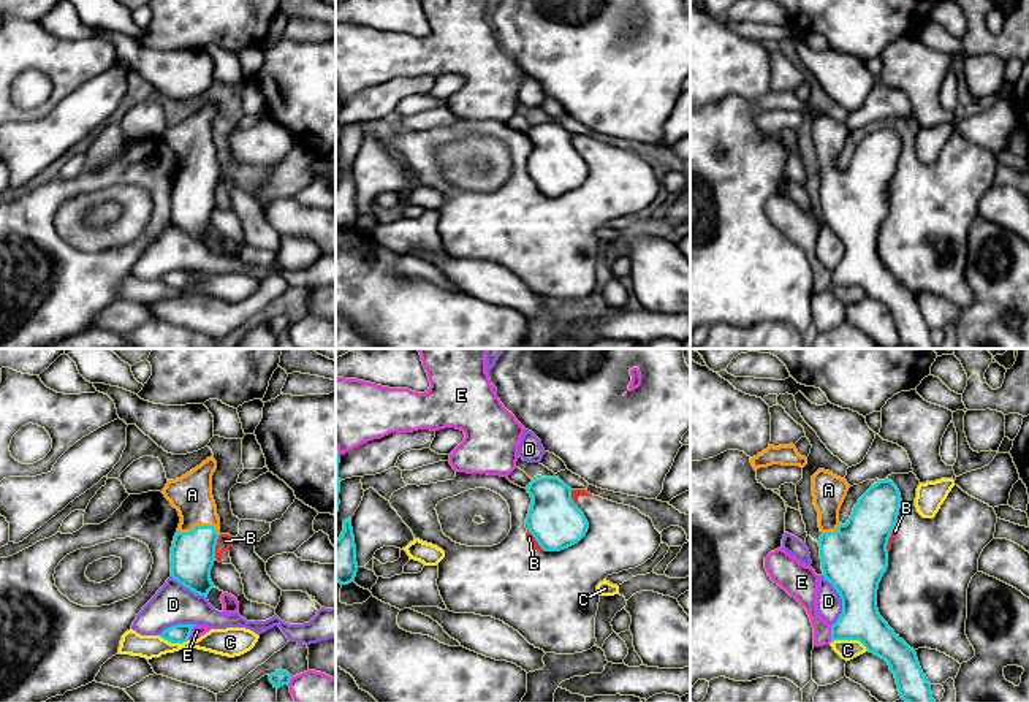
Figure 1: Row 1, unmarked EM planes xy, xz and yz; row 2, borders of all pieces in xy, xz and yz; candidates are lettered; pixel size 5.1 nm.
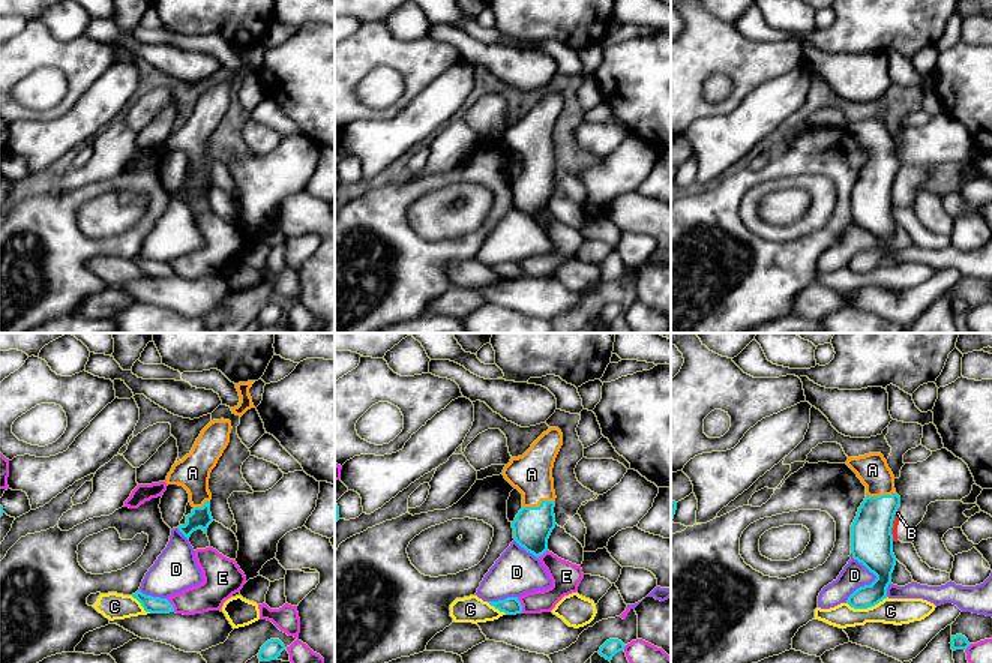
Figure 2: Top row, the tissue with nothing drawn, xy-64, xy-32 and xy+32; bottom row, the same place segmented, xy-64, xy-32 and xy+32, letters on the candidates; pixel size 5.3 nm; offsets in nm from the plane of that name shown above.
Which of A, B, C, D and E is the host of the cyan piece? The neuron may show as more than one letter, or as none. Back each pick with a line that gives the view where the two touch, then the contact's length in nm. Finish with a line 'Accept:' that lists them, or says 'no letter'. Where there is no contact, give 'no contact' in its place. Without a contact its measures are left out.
A: meets cyan in xy; contact 220 nm long
Accept: A

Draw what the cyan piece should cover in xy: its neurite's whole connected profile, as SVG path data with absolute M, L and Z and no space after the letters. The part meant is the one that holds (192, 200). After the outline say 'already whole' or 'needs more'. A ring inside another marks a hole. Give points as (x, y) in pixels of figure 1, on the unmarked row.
M211 101L180 124L168 125L161 136L180 162L171 192L171 222L204 242L214 233L211 214L215 206L215 190L220 181L220 163L212 141L212 120L215 114L217 106Z | needs more

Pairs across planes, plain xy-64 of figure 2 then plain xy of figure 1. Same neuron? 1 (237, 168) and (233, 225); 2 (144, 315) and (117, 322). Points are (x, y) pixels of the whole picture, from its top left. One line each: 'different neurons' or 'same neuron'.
1: different neurons
2: different neurons

